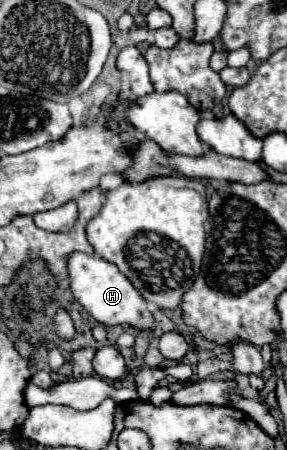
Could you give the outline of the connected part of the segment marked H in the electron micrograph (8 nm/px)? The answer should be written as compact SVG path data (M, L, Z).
M74 252L68 256L68 274L70 274L70 288L74 298L84 306L84 310L100 324L114 326L114 324L128 324L132 328L150 330L154 328L156 320L152 312L146 306L144 296L134 288L134 284L124 276L116 264L98 258L88 256L82 252Z

